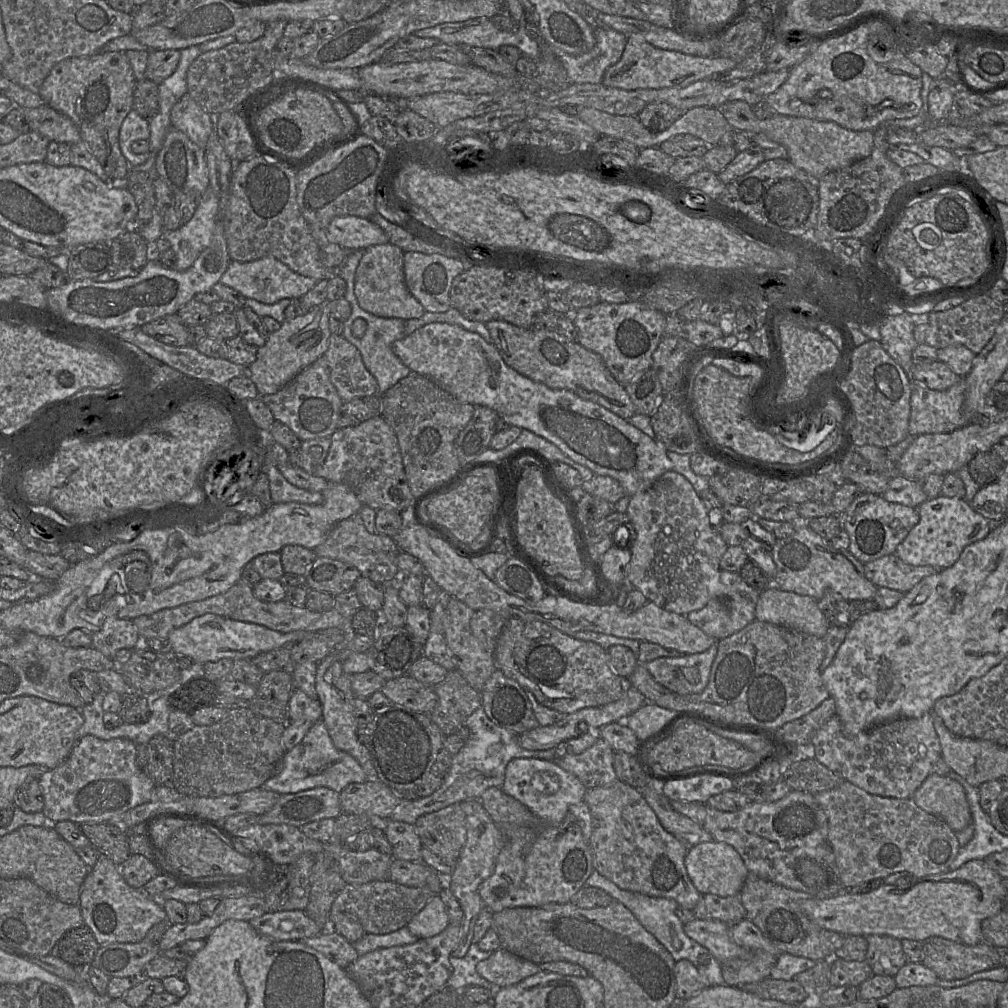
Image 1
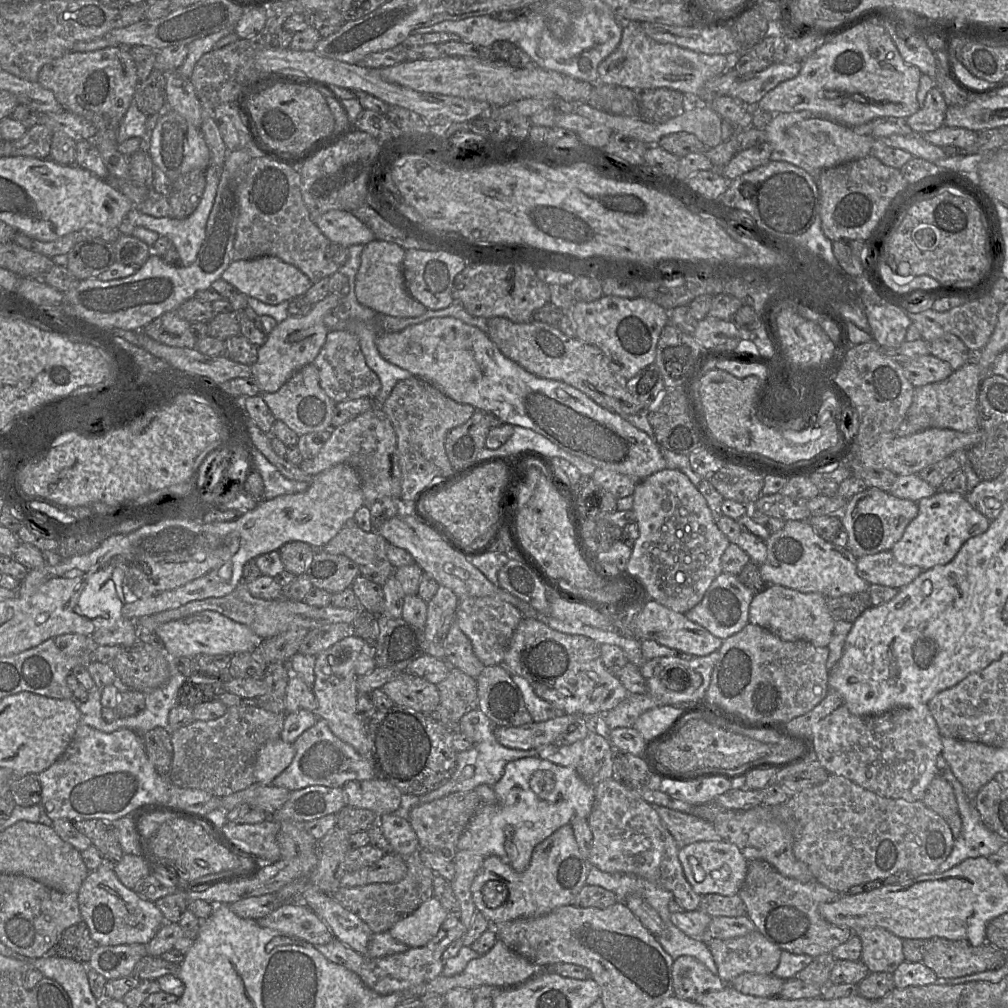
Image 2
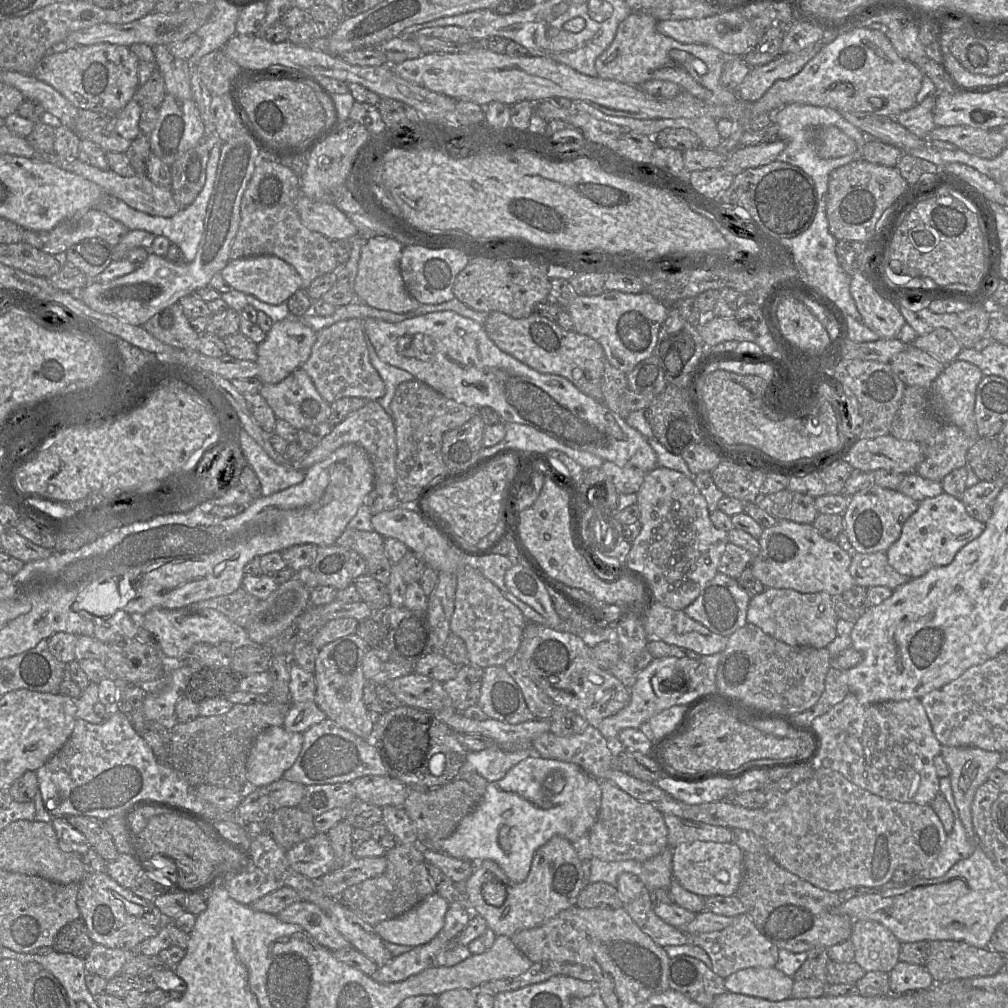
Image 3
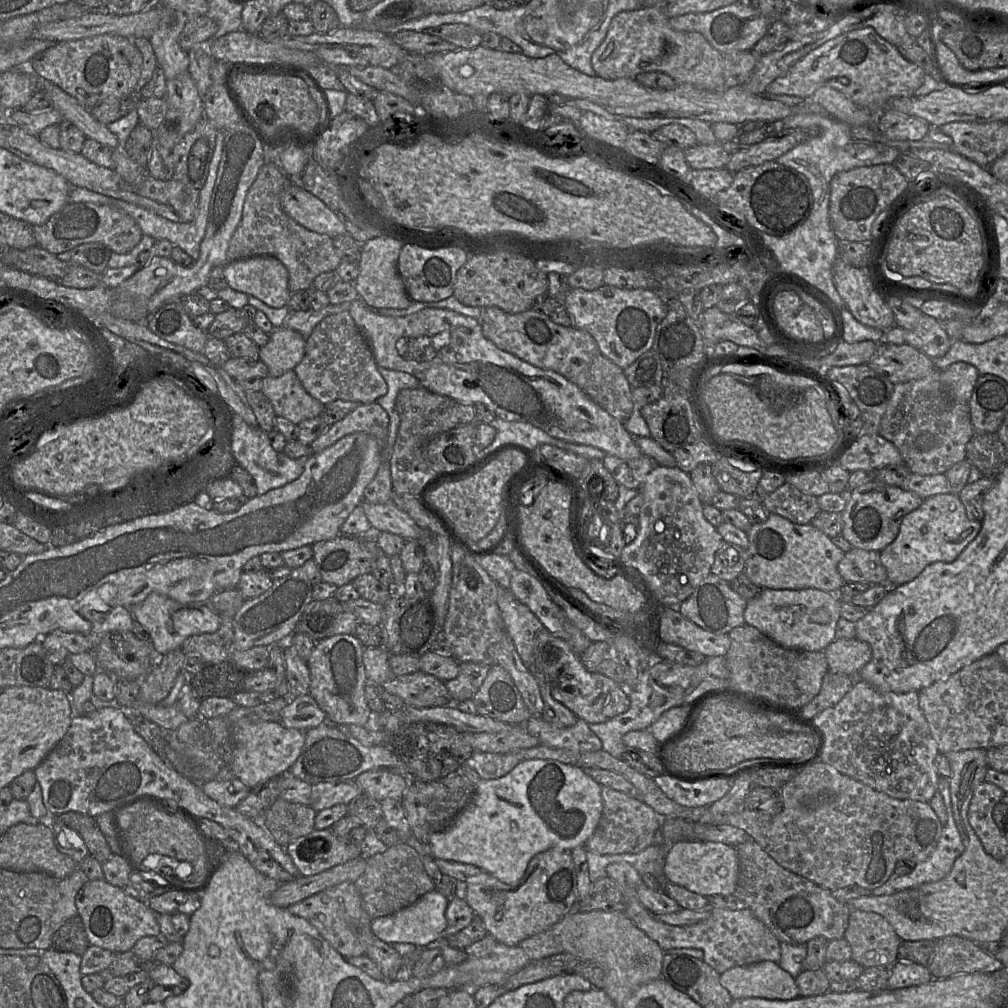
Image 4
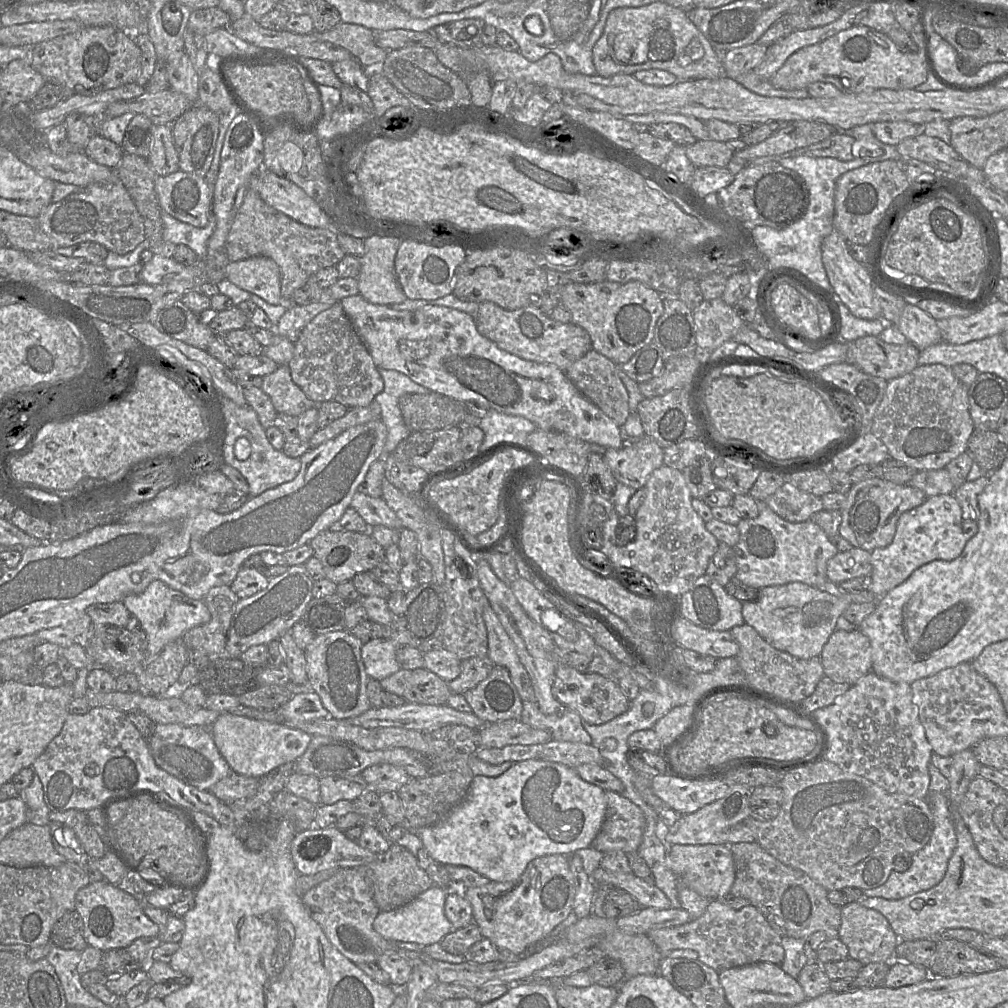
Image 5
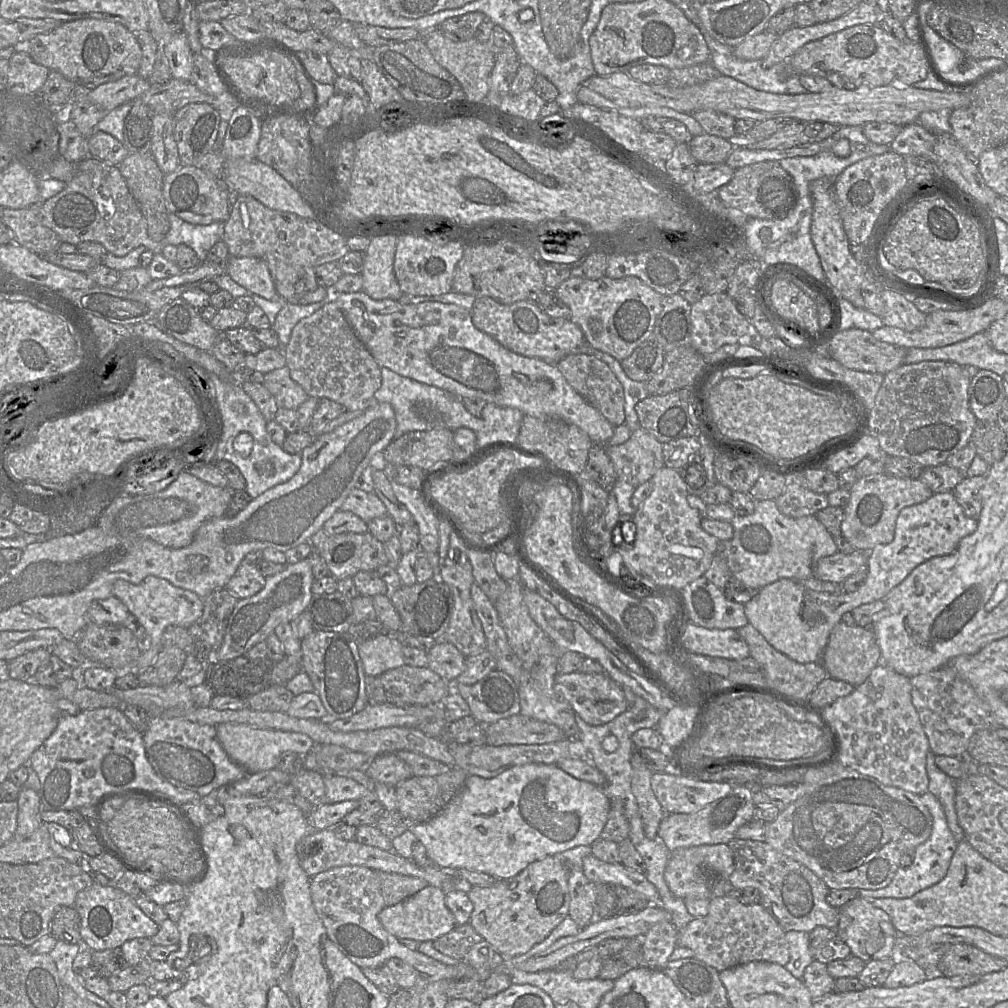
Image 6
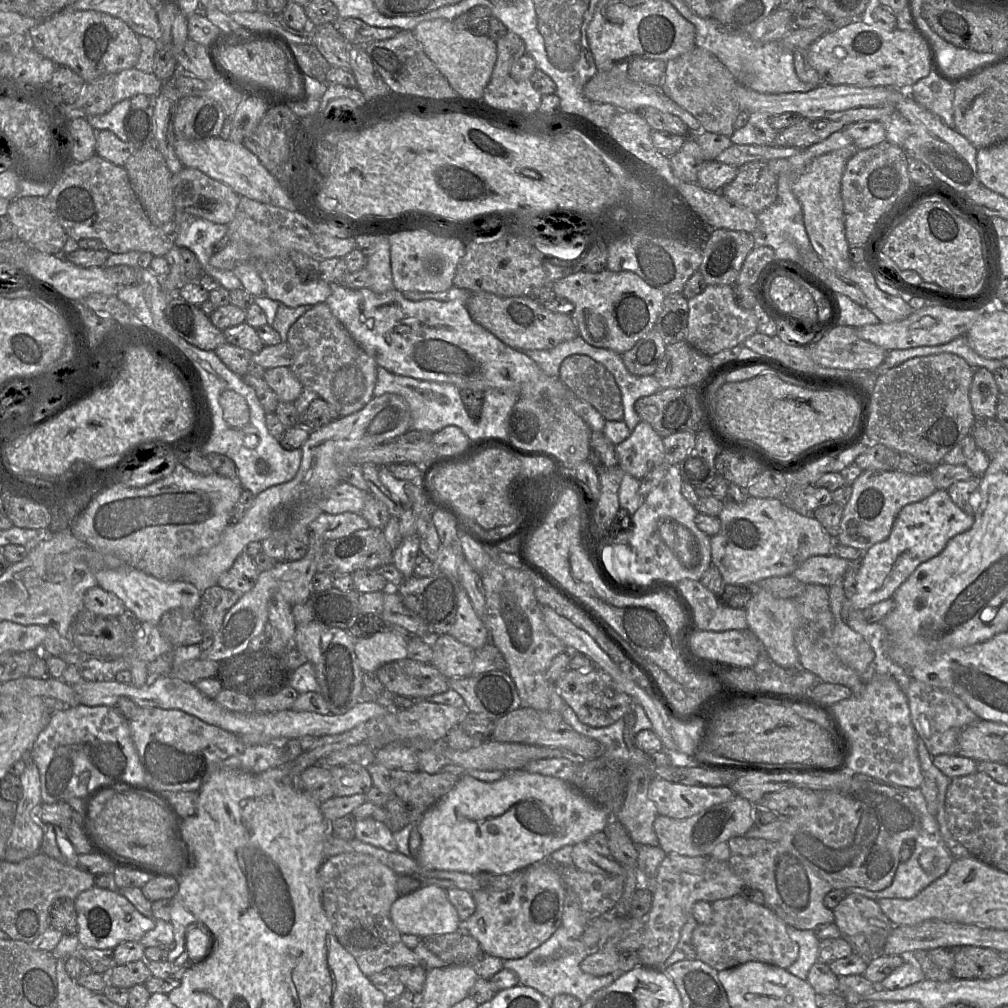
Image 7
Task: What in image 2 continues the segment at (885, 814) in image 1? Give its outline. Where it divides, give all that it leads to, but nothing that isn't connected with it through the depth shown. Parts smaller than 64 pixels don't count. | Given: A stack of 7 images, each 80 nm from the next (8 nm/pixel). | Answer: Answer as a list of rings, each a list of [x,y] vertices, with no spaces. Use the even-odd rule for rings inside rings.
[[[830,774],[827,780],[819,785],[804,789],[798,793],[789,793],[789,798],[784,804],[772,807],[779,807],[780,820],[789,825],[790,831],[793,834],[794,856],[808,866],[814,876],[815,882],[840,893],[840,895],[844,894],[854,885],[864,884],[875,880],[883,881],[901,871],[908,871],[912,873],[914,877],[935,874],[940,864],[942,864],[951,854],[954,846],[955,839],[946,819],[928,808],[922,801],[908,802],[904,799],[885,798],[866,790],[849,779],[839,775]]]

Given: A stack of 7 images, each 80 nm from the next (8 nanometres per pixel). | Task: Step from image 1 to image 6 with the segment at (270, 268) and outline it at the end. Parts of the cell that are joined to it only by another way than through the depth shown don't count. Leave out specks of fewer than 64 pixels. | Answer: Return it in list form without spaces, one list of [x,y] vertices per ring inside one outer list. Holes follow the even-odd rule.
[[[230,257],[228,259],[227,274],[239,285],[253,294],[267,300],[277,300],[278,294],[271,278],[267,263],[258,257]]]

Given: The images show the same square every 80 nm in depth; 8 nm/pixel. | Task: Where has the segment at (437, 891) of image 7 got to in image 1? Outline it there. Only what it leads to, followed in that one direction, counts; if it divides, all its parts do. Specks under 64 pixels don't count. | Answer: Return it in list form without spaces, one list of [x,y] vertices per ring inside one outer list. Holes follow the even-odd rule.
[[[434,895],[423,909],[408,922],[406,927],[411,934],[419,939],[425,939],[439,934],[449,923],[442,900],[438,895]]]

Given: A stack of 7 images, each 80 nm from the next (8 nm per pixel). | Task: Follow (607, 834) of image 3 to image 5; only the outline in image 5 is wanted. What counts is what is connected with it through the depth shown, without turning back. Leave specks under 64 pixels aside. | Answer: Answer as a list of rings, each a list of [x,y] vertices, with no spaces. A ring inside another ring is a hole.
[[[605,791],[606,813],[591,847],[601,851],[635,854],[642,843],[646,818],[639,806],[618,792]]]

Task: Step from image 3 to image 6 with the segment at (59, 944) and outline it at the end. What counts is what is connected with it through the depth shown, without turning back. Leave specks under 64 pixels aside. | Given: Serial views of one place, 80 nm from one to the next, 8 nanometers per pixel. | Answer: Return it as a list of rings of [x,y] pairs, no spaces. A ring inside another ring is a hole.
[[[74,906],[56,908],[50,921],[50,935],[67,944],[82,944],[81,918]]]

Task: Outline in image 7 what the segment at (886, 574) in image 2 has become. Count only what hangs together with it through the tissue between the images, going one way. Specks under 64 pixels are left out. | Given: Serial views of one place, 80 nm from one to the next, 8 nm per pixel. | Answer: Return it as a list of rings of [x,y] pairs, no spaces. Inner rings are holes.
[[[838,555],[813,556],[804,561],[792,576],[805,584],[830,587],[839,578],[844,578],[850,563]]]

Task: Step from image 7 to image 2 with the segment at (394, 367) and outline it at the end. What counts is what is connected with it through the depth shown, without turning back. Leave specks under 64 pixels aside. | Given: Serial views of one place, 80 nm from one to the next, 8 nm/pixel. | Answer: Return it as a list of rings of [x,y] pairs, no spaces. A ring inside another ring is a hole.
[[[452,317],[431,318],[420,324],[408,326],[400,332],[382,332],[376,338],[375,344],[379,354],[387,362],[398,366],[403,370],[407,370],[413,375],[413,377],[419,378],[423,381],[427,381],[428,383],[439,389],[445,396],[454,400],[455,402],[459,404],[471,405],[476,410],[481,410],[483,412],[492,412],[503,422],[503,424],[510,424],[513,426],[520,426],[531,429],[549,439],[562,450],[593,464],[594,466],[596,466],[596,468],[611,470],[620,474],[627,475],[637,483],[647,478],[648,476],[667,468],[666,460],[662,456],[660,452],[660,445],[656,442],[656,440],[651,439],[645,432],[630,424],[625,419],[625,417],[603,408],[602,406],[594,402],[591,398],[589,398],[586,394],[565,382],[540,378],[529,373],[517,363],[505,357],[500,352],[498,347],[490,340],[487,334],[474,326],[470,326],[462,322],[461,320]]]

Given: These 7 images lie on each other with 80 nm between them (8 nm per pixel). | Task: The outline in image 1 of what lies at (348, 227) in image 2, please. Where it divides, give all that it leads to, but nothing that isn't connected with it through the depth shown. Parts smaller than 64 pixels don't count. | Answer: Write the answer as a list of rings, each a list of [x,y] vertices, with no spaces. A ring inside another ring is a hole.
[[[353,215],[333,218],[327,228],[327,238],[345,250],[367,249],[389,243],[388,235],[378,225],[370,219]]]

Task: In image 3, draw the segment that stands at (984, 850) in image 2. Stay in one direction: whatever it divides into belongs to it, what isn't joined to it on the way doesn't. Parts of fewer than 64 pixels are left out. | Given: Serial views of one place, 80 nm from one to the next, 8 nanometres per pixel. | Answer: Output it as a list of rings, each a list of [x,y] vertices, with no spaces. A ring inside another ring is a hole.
[[[950,777],[940,778],[940,793],[947,800],[953,815],[954,825],[947,835],[945,848],[938,858],[926,869],[915,874],[914,879],[934,879],[944,876],[957,862],[969,858],[975,849],[975,843],[969,840],[965,828],[959,818],[955,805]]]

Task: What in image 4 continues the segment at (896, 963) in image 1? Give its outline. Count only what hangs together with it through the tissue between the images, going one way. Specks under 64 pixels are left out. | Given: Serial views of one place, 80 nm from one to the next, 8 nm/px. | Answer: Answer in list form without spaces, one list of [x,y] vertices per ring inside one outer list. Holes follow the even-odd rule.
[[[851,910],[843,938],[851,946],[851,959],[863,968],[890,969],[898,961],[902,940],[877,913]]]

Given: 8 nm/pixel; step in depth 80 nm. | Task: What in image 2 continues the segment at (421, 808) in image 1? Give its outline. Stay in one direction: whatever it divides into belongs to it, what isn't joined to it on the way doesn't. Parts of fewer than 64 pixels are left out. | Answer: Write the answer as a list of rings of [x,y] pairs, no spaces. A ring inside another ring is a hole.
[[[479,708],[469,711],[460,720],[458,731],[464,733],[472,740],[472,747],[466,751],[458,752],[456,768],[450,779],[440,788],[418,797],[408,797],[406,809],[399,812],[407,816],[407,812],[413,805],[423,804],[442,798],[454,792],[471,791],[480,784],[495,785],[504,775],[506,765],[521,758],[538,757],[536,749],[519,750],[501,745],[494,734],[497,725],[487,717]]]

